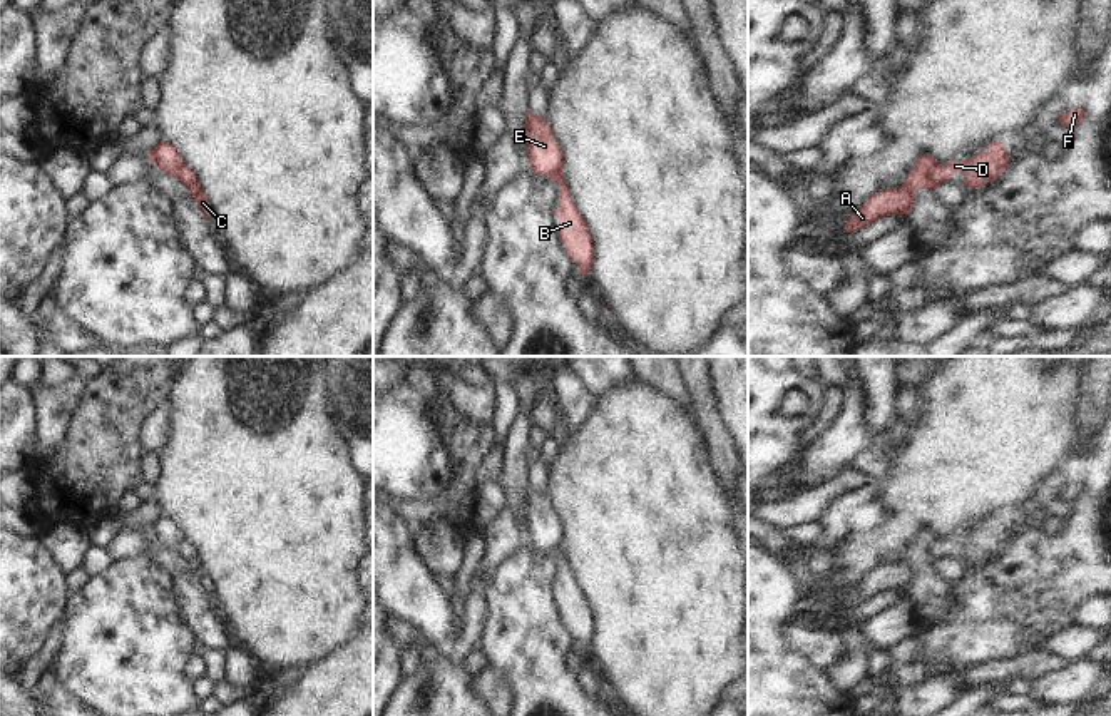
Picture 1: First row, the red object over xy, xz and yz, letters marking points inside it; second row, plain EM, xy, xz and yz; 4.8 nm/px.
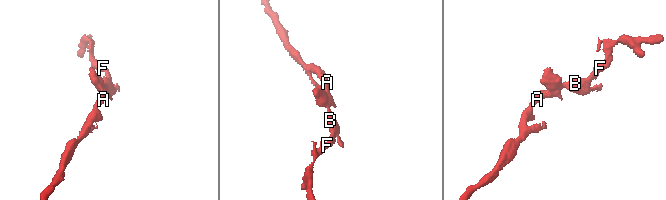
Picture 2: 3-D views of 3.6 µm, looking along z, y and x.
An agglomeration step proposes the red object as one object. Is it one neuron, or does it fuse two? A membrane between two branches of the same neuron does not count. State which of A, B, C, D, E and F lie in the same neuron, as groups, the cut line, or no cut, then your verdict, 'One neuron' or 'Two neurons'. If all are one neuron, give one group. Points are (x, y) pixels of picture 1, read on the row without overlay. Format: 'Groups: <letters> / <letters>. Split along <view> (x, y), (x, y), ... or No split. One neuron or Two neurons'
Groups: A B C D F / E. Split along yz (937, 539), (927, 561). Two neurons.

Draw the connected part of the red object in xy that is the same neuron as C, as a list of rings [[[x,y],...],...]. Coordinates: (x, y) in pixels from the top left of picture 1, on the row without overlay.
[[[184,539],[174,550],[187,562],[191,570],[196,574],[202,591],[212,592],[211,580],[209,580],[194,547]]]

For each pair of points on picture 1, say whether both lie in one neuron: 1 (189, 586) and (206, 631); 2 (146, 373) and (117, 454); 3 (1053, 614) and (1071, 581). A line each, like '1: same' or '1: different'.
1: same
2: same
3: same

